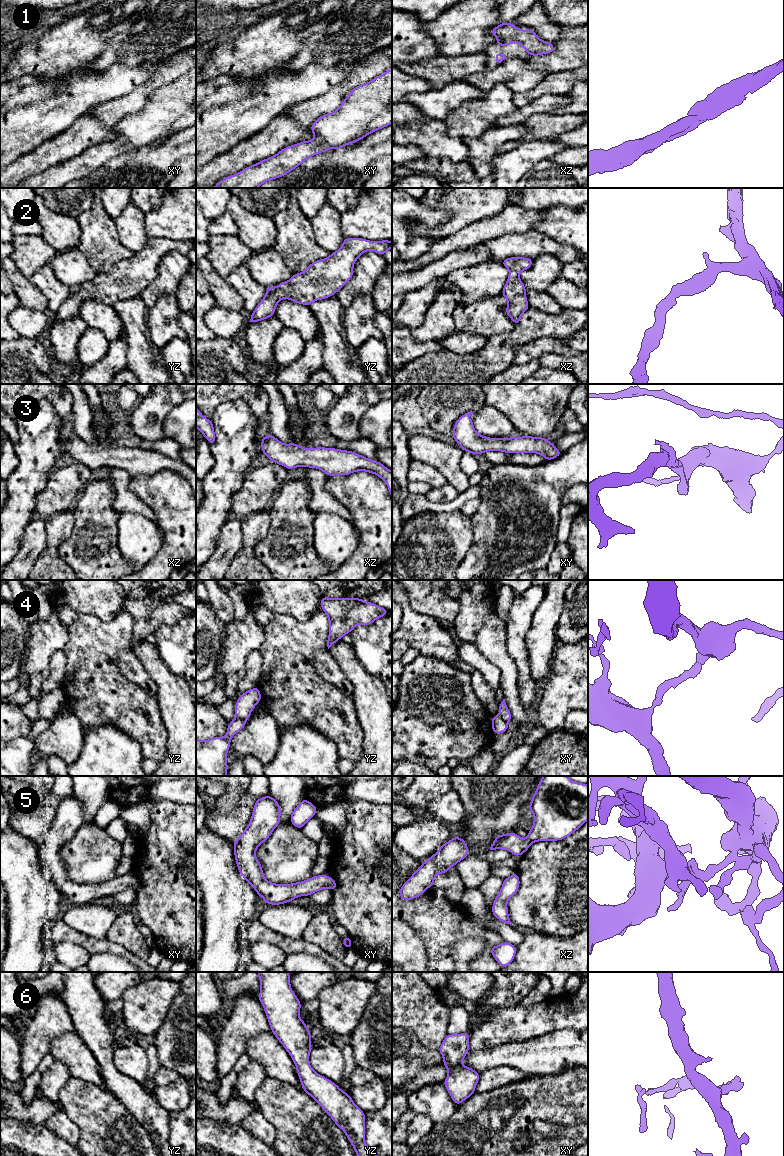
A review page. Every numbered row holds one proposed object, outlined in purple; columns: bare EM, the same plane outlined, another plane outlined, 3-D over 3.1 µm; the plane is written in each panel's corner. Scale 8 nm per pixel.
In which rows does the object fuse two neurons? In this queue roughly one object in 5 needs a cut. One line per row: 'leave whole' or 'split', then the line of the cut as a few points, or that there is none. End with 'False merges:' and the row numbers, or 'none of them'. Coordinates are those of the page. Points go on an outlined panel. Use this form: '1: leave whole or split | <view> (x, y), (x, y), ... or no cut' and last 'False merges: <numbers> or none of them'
1: leave whole | no cut
2: leave whole | no cut
3: leave whole | no cut
4: split | yz (235, 717), (245, 720)
5: leave whole | no cut
6: leave whole | no cut
False merges: 4

